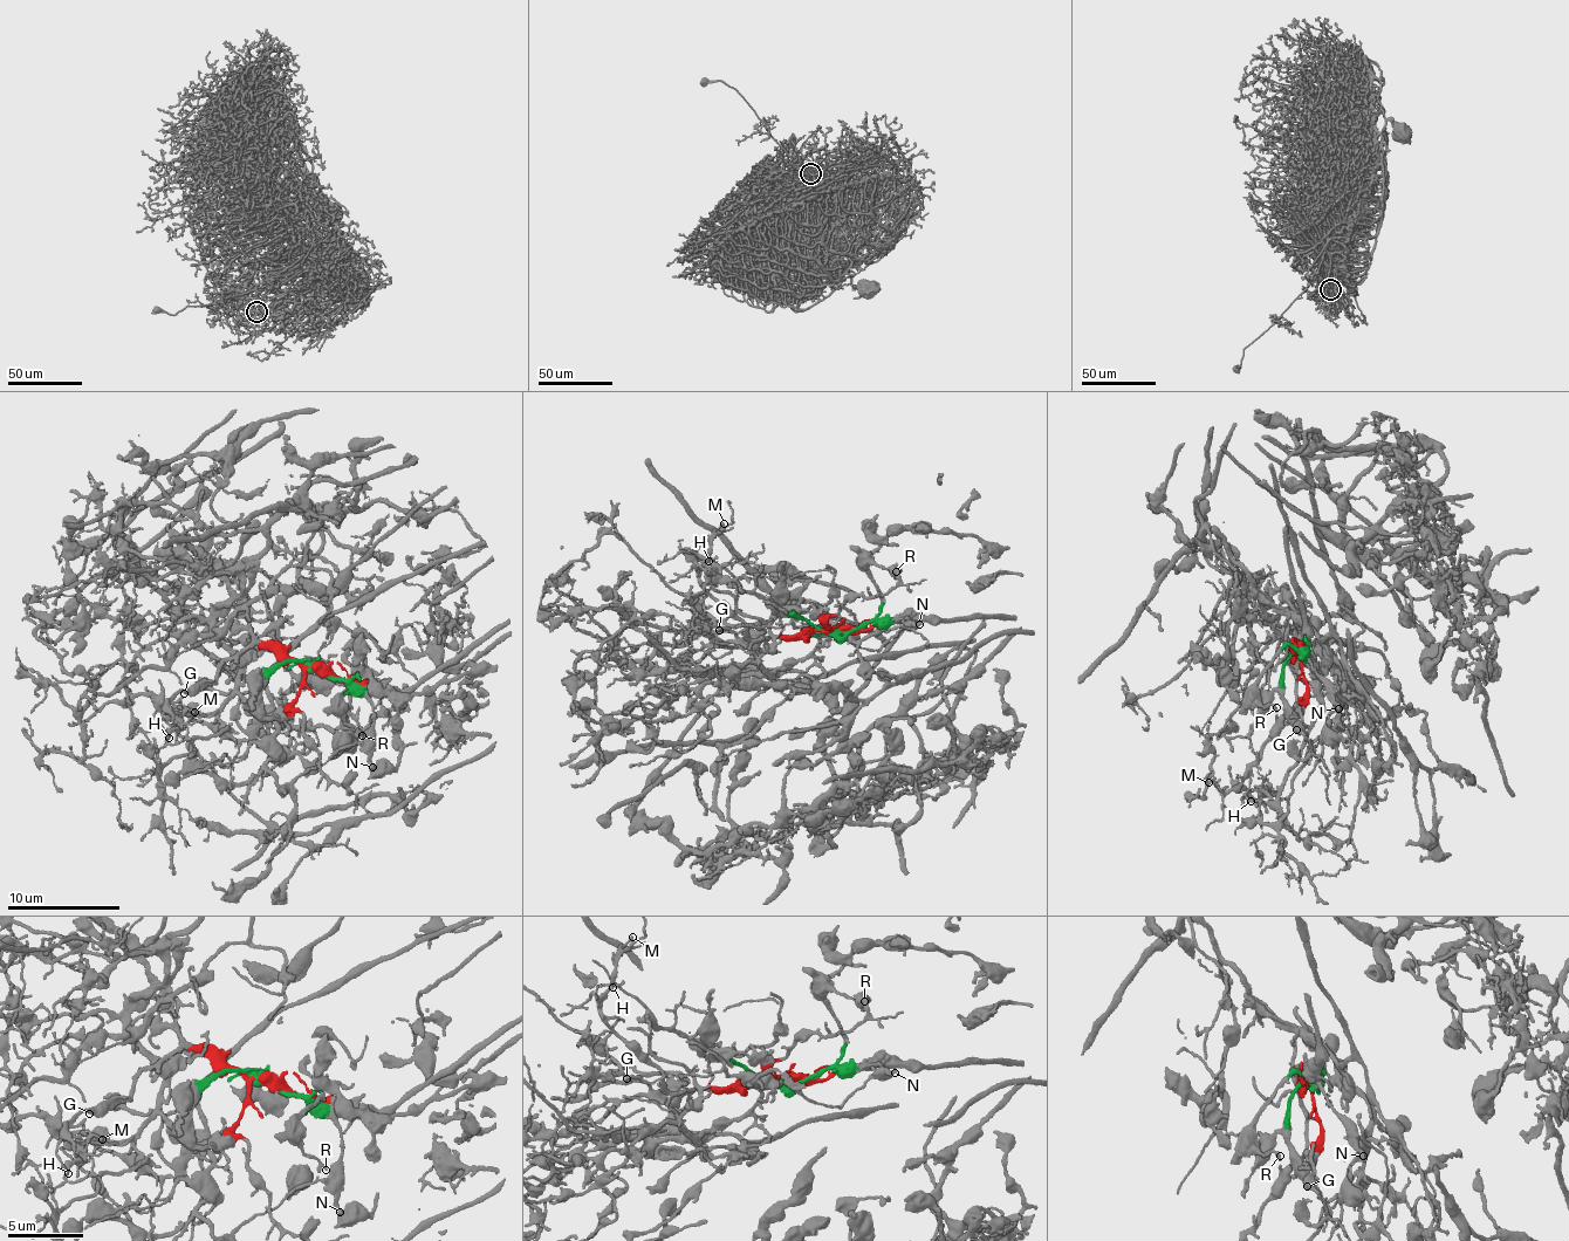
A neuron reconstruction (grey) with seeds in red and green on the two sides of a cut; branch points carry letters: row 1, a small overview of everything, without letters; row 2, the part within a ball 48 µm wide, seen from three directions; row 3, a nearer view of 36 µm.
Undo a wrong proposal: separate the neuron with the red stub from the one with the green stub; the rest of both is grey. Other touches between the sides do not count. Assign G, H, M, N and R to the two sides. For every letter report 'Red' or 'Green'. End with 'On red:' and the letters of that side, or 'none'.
G: Red
H: Red
M: Red
N: Green
R: Green
On red: G, H, M

